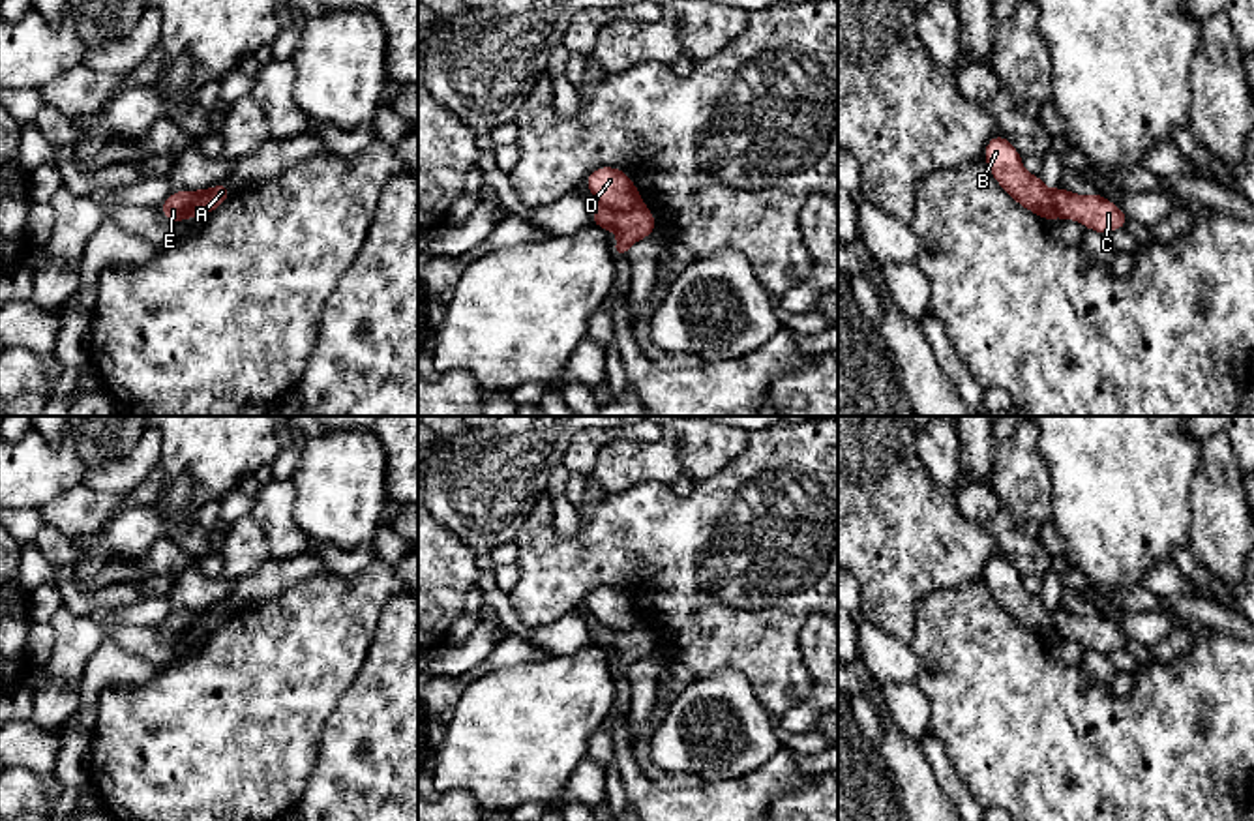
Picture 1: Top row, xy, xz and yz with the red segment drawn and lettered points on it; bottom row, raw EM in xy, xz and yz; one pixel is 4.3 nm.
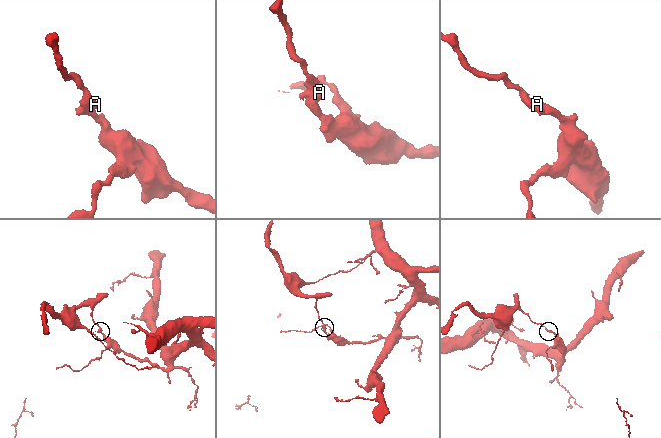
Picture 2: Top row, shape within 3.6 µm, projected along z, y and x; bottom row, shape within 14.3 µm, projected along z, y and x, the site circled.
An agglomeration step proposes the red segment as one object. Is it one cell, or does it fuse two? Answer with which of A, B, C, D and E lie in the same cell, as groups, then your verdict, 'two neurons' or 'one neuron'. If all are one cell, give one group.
A C E / B D; two neurons

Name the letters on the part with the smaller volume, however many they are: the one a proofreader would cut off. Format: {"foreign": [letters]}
{"foreign": ["B", "D"]}

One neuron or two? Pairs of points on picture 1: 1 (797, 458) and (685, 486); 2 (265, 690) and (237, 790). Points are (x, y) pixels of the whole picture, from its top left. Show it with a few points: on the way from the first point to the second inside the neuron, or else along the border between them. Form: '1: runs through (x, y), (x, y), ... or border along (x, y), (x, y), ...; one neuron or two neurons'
1: border along (696, 482), (683, 497), (666, 484); two neurons
2: runs through (246, 715), (237, 726), (237, 765); one neuron

